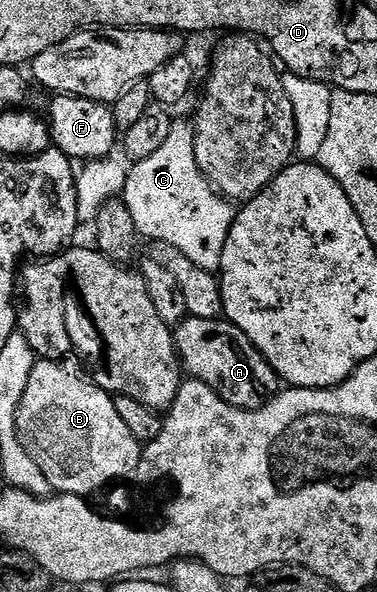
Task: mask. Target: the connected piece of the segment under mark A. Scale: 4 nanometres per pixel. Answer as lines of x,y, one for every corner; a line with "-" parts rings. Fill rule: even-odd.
221,317
219,319
184,320
175,328
176,353
183,370
191,378
201,379
222,401
243,411
253,411
269,406
272,398
282,388
282,380
276,370
268,364
266,357
235,325

